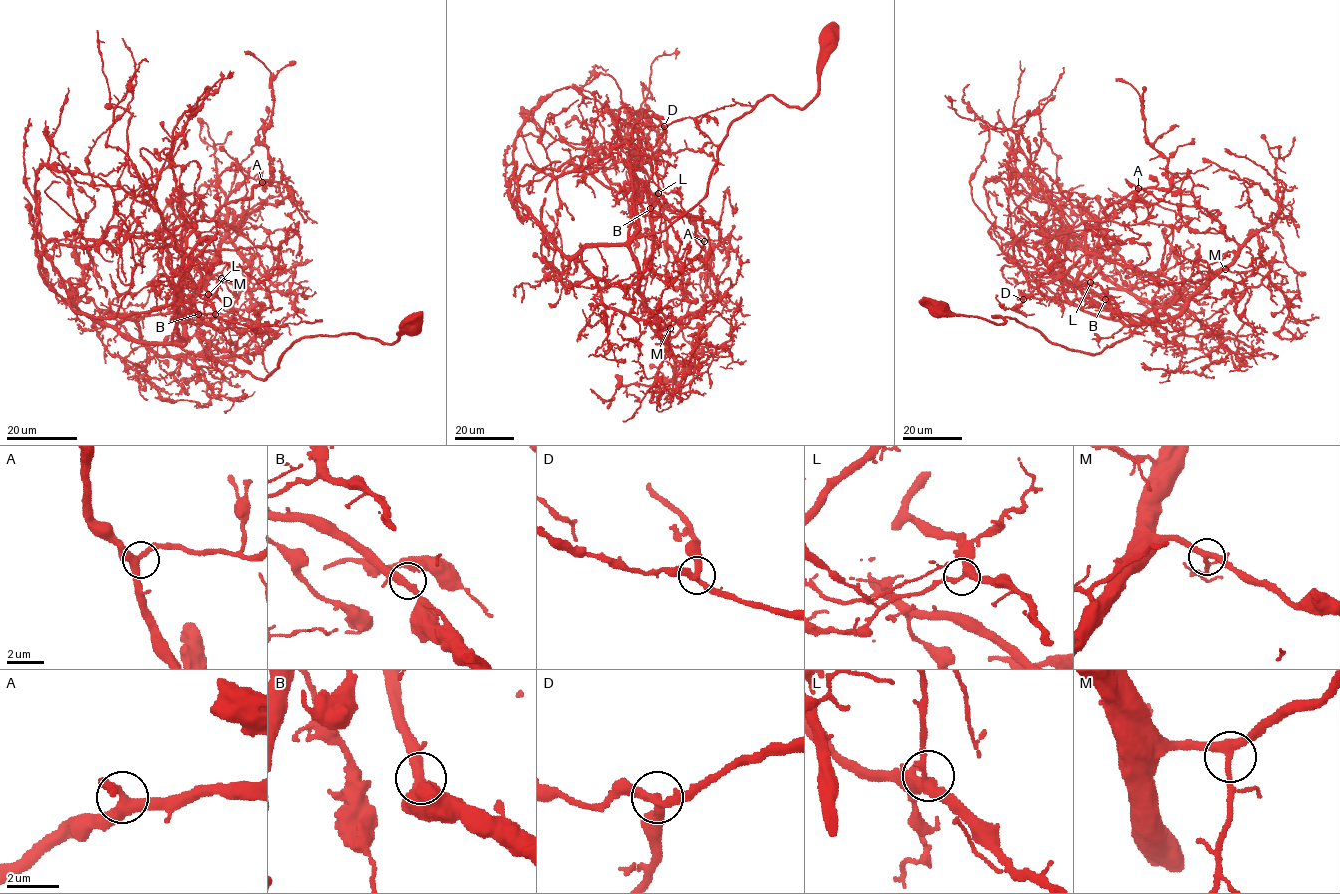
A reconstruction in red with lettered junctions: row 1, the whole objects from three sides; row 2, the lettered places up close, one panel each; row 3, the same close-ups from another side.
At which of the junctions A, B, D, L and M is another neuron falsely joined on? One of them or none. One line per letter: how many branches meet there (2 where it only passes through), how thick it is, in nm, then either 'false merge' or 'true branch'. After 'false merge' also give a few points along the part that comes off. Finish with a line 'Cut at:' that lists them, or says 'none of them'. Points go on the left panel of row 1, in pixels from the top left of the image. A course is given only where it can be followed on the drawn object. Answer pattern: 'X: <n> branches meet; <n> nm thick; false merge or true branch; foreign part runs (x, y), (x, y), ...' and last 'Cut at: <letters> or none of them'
A: 3 branches meet; 360 nm thick; true branch
B: 3 branches meet; 320 nm thick; true branch
D: 3 branches meet; 320 nm thick; false merge; foreign part runs (214, 314), (200, 272), (163, 230), (112, 227), (87, 240), (85, 286), (74, 246), (94, 206), (74, 182)
L: 3 branches meet; 360 nm thick; true branch
M: 3 branches meet; 300 nm thick; true branch
Cut at: D

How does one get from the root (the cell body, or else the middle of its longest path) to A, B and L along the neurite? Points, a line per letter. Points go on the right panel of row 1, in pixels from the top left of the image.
A: (933, 306), (1012, 317), (1093, 354), (1126, 338), (1135, 323), (1076, 277), (1098, 240), (1084, 222), (1138, 188)
B: (933, 306), (1012, 317), (1098, 354), (1135, 327), (1076, 283), (1105, 299)
L: (933, 306), (1012, 317), (1098, 354), (1135, 323), (1076, 278), (1090, 282)

